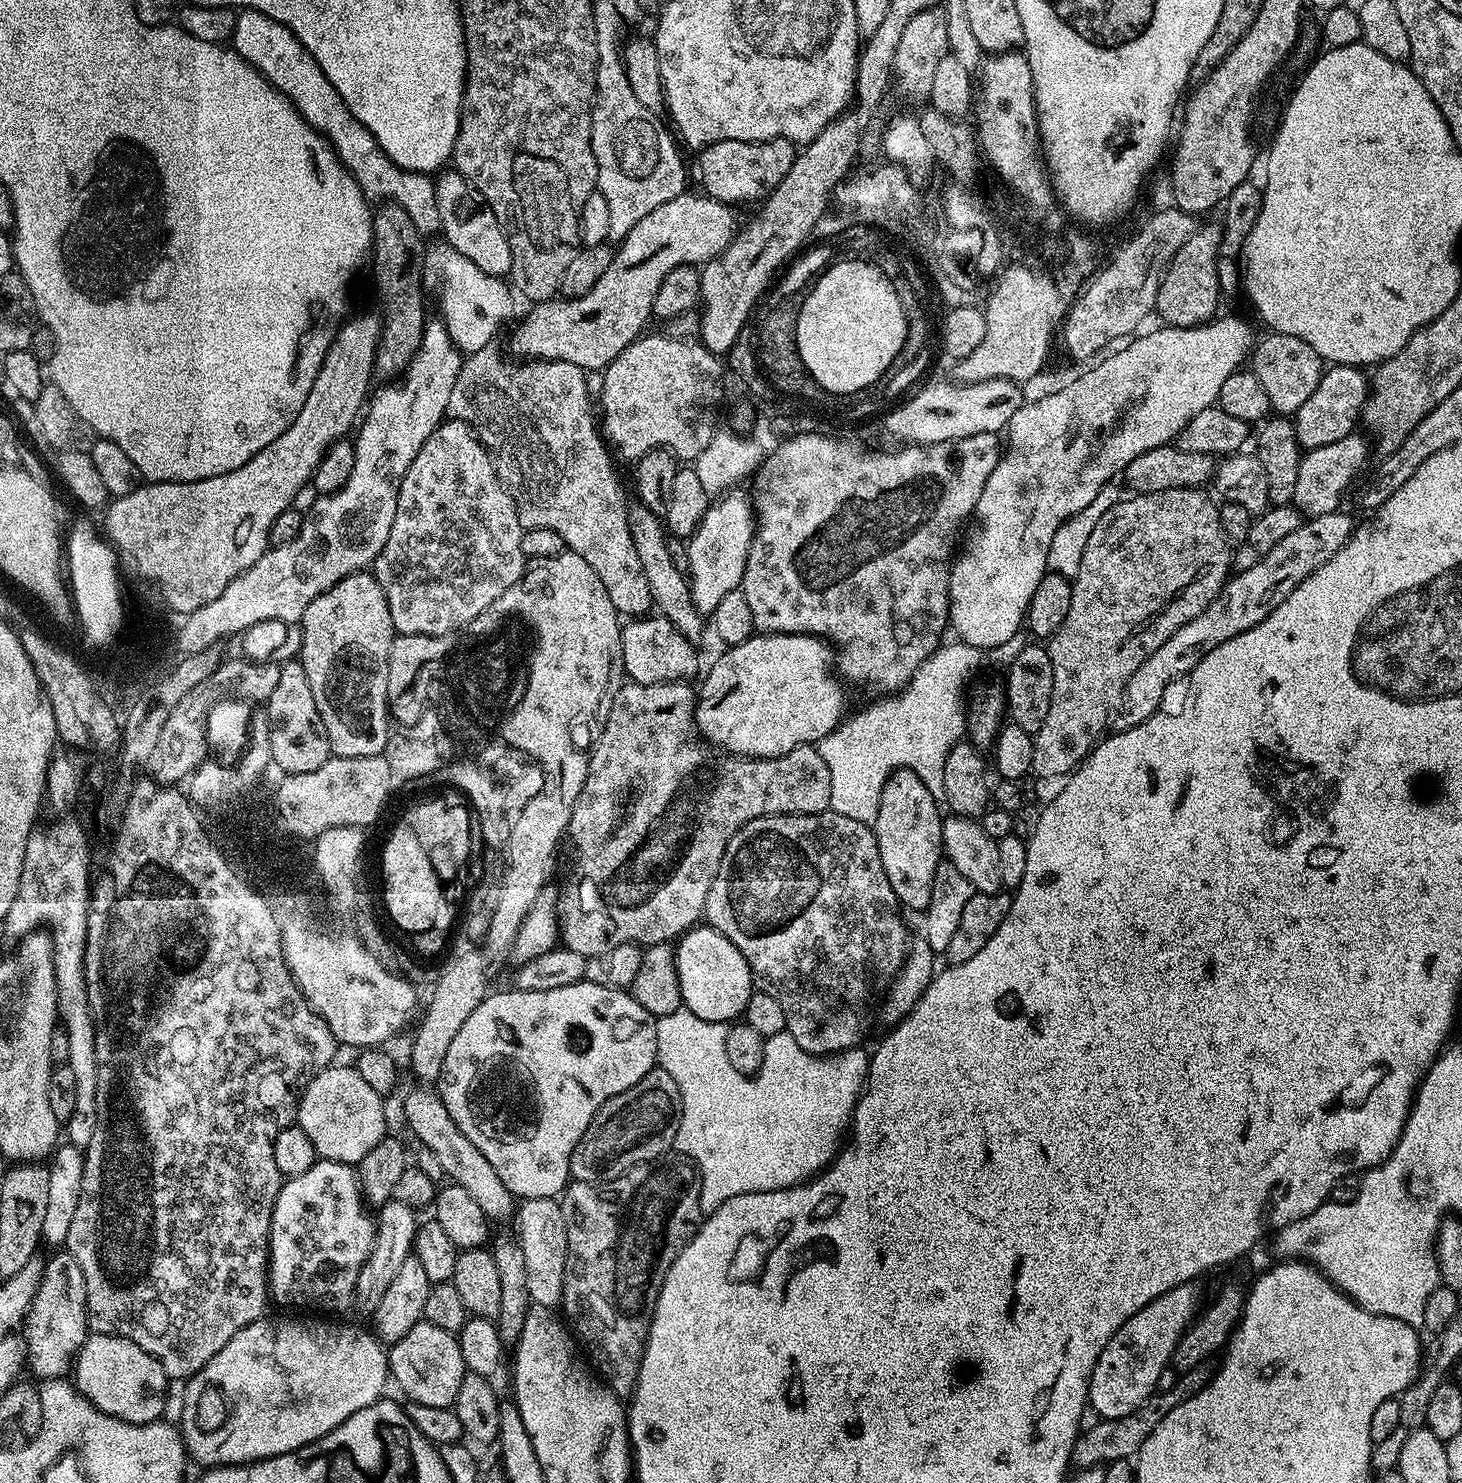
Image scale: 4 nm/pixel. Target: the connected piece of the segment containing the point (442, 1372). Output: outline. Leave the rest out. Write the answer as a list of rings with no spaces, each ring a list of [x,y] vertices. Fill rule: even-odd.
[[[421,1319],[406,1335],[398,1338],[398,1342],[391,1345],[387,1353],[391,1379],[394,1384],[396,1380],[397,1386],[409,1396],[407,1399],[411,1403],[439,1408],[455,1405],[466,1369],[462,1362],[462,1350],[453,1333]]]

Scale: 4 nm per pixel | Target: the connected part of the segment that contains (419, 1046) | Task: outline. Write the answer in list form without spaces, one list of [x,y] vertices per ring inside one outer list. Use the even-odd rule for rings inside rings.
[[[455,933],[444,976],[432,986],[432,996],[426,1008],[426,1015],[418,1026],[410,1050],[412,1072],[421,1083],[434,1084],[434,1081],[437,1083],[441,1079],[450,1043],[462,1028],[462,1023],[466,1022],[473,1010],[477,1008],[476,1000],[472,998],[478,998],[481,992],[474,992],[476,996],[468,996],[470,992],[466,990],[484,986],[484,970],[488,964],[496,964],[494,960],[508,960],[511,957],[511,951],[506,948],[504,952],[500,952],[500,956],[480,956],[480,952],[488,952],[488,946],[484,950],[476,950],[474,954],[468,954],[468,938],[464,934]]]

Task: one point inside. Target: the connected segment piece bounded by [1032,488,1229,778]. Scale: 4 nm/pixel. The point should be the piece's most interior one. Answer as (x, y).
(1142, 549)

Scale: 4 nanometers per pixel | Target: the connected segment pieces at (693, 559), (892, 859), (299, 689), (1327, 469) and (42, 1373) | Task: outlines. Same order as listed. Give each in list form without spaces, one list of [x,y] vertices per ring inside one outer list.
[[[740,486],[734,487],[719,498],[713,499],[709,503],[702,522],[687,541],[688,572],[690,573],[692,597],[694,606],[701,614],[712,613],[718,606],[718,602],[722,602],[722,594],[737,591],[740,587],[740,579],[744,577],[746,558],[750,554],[752,536],[756,532],[756,518],[753,497],[747,496],[742,489],[743,487]]]
[[[909,768],[892,773],[882,790],[882,802],[878,806],[874,831],[878,854],[882,854],[882,870],[886,870],[886,878],[890,878],[896,899],[905,909],[913,908],[916,914],[923,913],[930,902],[934,870],[938,870],[944,856],[944,820],[940,808],[930,790],[926,790],[922,778]]]
[[[285,659],[279,667],[278,684],[266,701],[272,764],[289,776],[309,773],[332,756],[332,747],[326,738],[326,726],[322,726],[322,714],[318,714],[314,694],[310,691],[310,678],[306,678],[306,670],[299,659]]]
[[[1353,434],[1338,438],[1338,442],[1330,442],[1330,446],[1307,449],[1300,458],[1292,507],[1297,508],[1304,518],[1337,511],[1341,507],[1340,499],[1347,494],[1348,487],[1355,482],[1356,475],[1363,470],[1368,460],[1368,448],[1370,452],[1369,441],[1367,444],[1360,434]]]
[[[60,1250],[57,1256],[47,1257],[42,1274],[42,1282],[38,1286],[38,1294],[34,1294],[34,1302],[28,1315],[24,1317],[22,1335],[28,1351],[27,1367],[32,1368],[41,1381],[55,1380],[65,1375],[64,1371],[73,1367],[76,1355],[90,1335],[88,1327],[88,1311],[86,1310],[86,1278],[82,1278],[82,1266],[67,1250]]]

